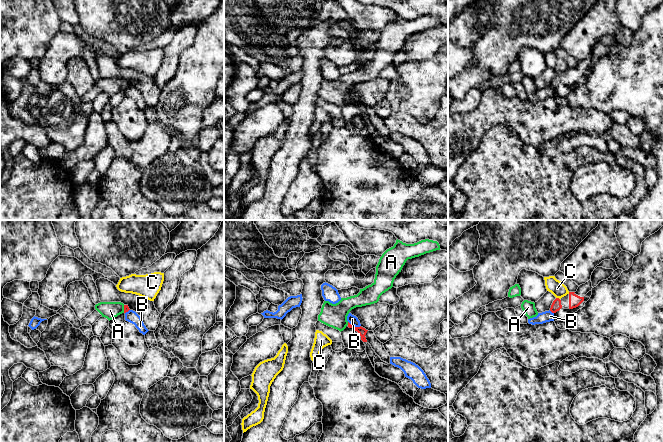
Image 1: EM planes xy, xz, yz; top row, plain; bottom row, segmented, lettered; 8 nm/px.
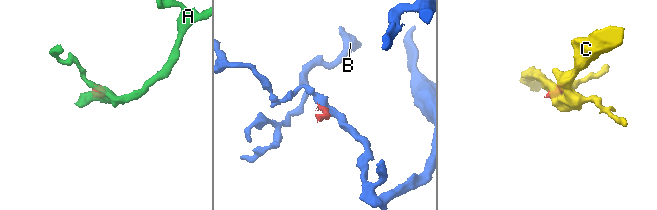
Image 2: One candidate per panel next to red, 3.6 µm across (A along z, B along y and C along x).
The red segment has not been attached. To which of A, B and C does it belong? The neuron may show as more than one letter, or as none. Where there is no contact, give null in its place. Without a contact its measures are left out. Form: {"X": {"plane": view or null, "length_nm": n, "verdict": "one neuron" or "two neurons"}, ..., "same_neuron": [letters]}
{"A": {"plane": "xz", "length_nm": 30, "verdict": "one neuron"}, "B": {"plane": "xz", "length_nm": 110, "verdict": "two neurons"}, "C": {"plane": "yz", "length_nm": 40, "verdict": "two neurons"}, "same_neuron": ["A"]}

